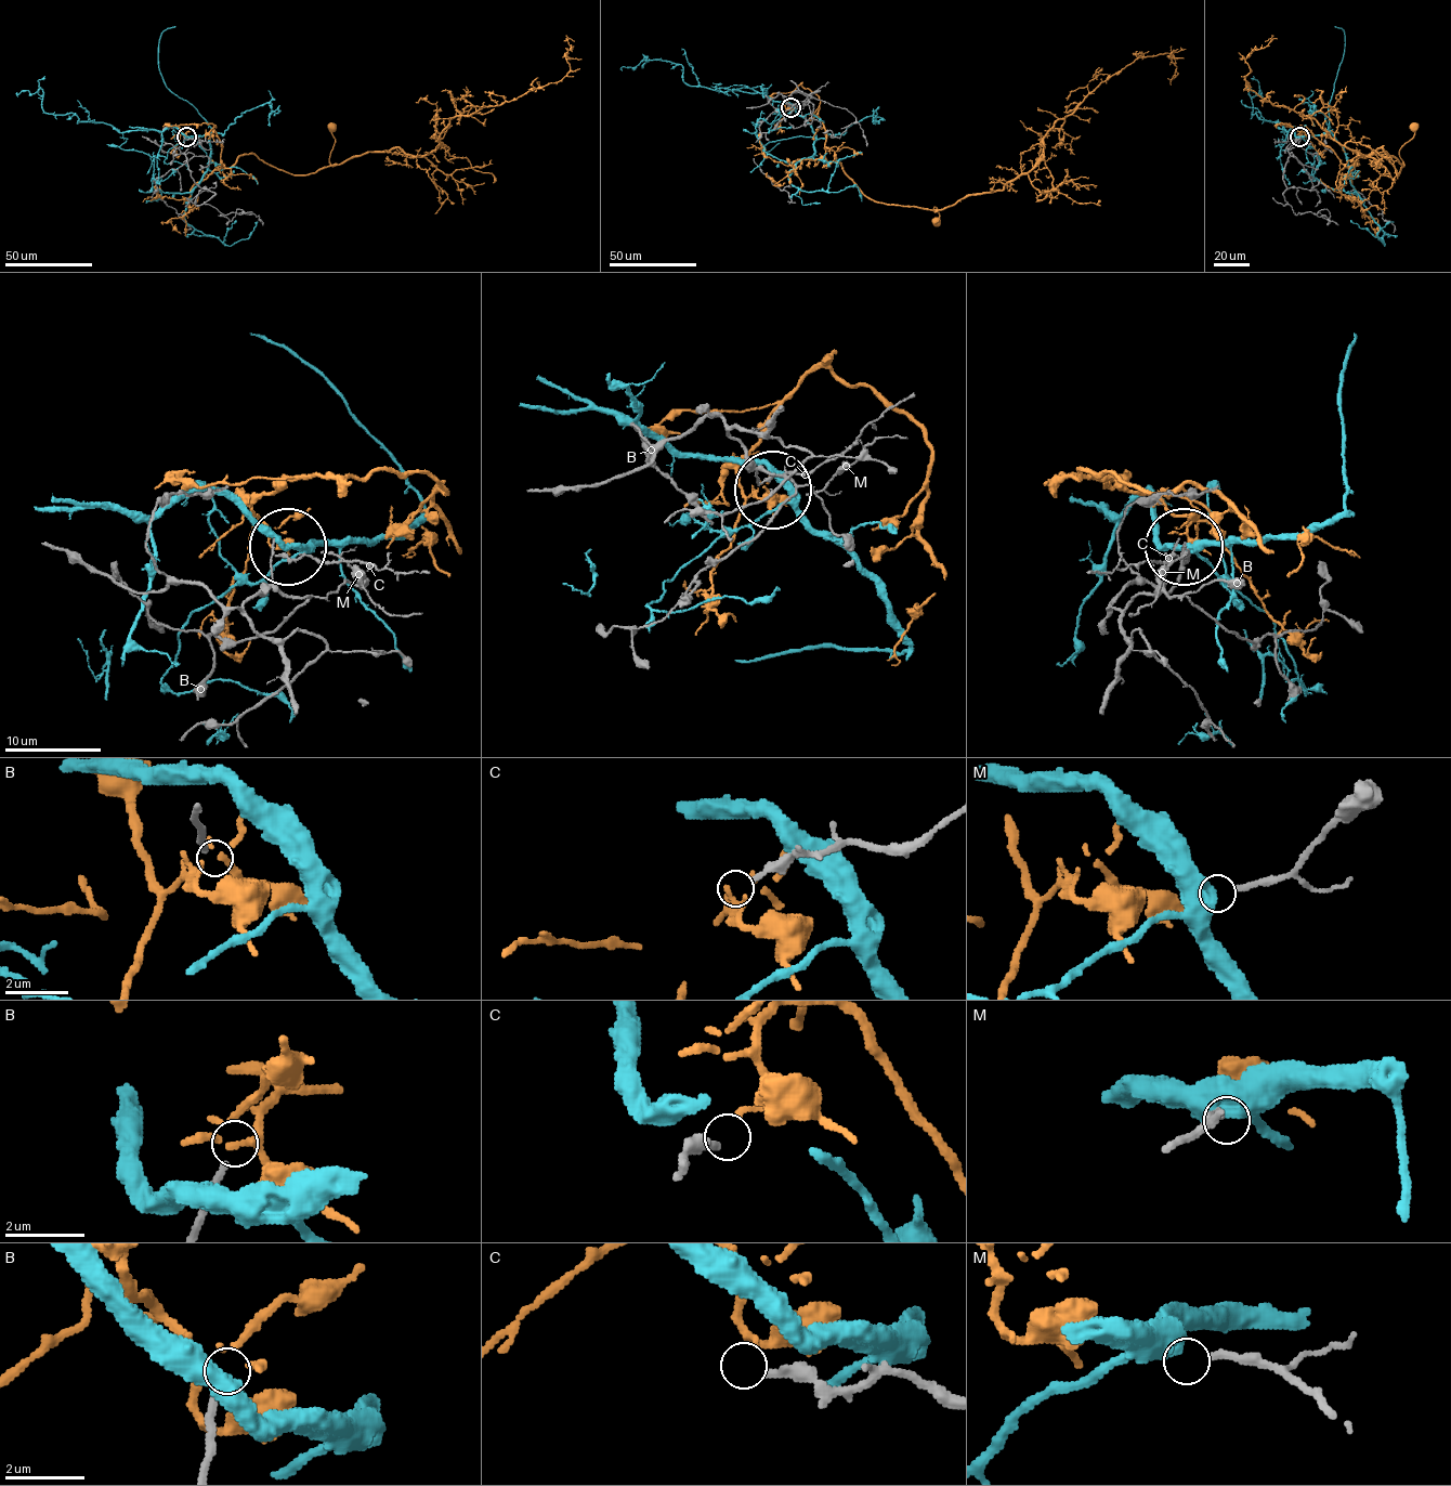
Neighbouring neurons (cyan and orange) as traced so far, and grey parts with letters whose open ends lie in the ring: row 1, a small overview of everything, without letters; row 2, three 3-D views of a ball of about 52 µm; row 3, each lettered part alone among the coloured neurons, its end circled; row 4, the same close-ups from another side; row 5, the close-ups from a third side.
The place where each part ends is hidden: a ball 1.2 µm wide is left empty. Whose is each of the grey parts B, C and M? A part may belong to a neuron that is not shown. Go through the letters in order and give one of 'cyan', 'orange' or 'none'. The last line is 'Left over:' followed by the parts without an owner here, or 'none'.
B: none
C: none
M: cyan
Left over: B, C

